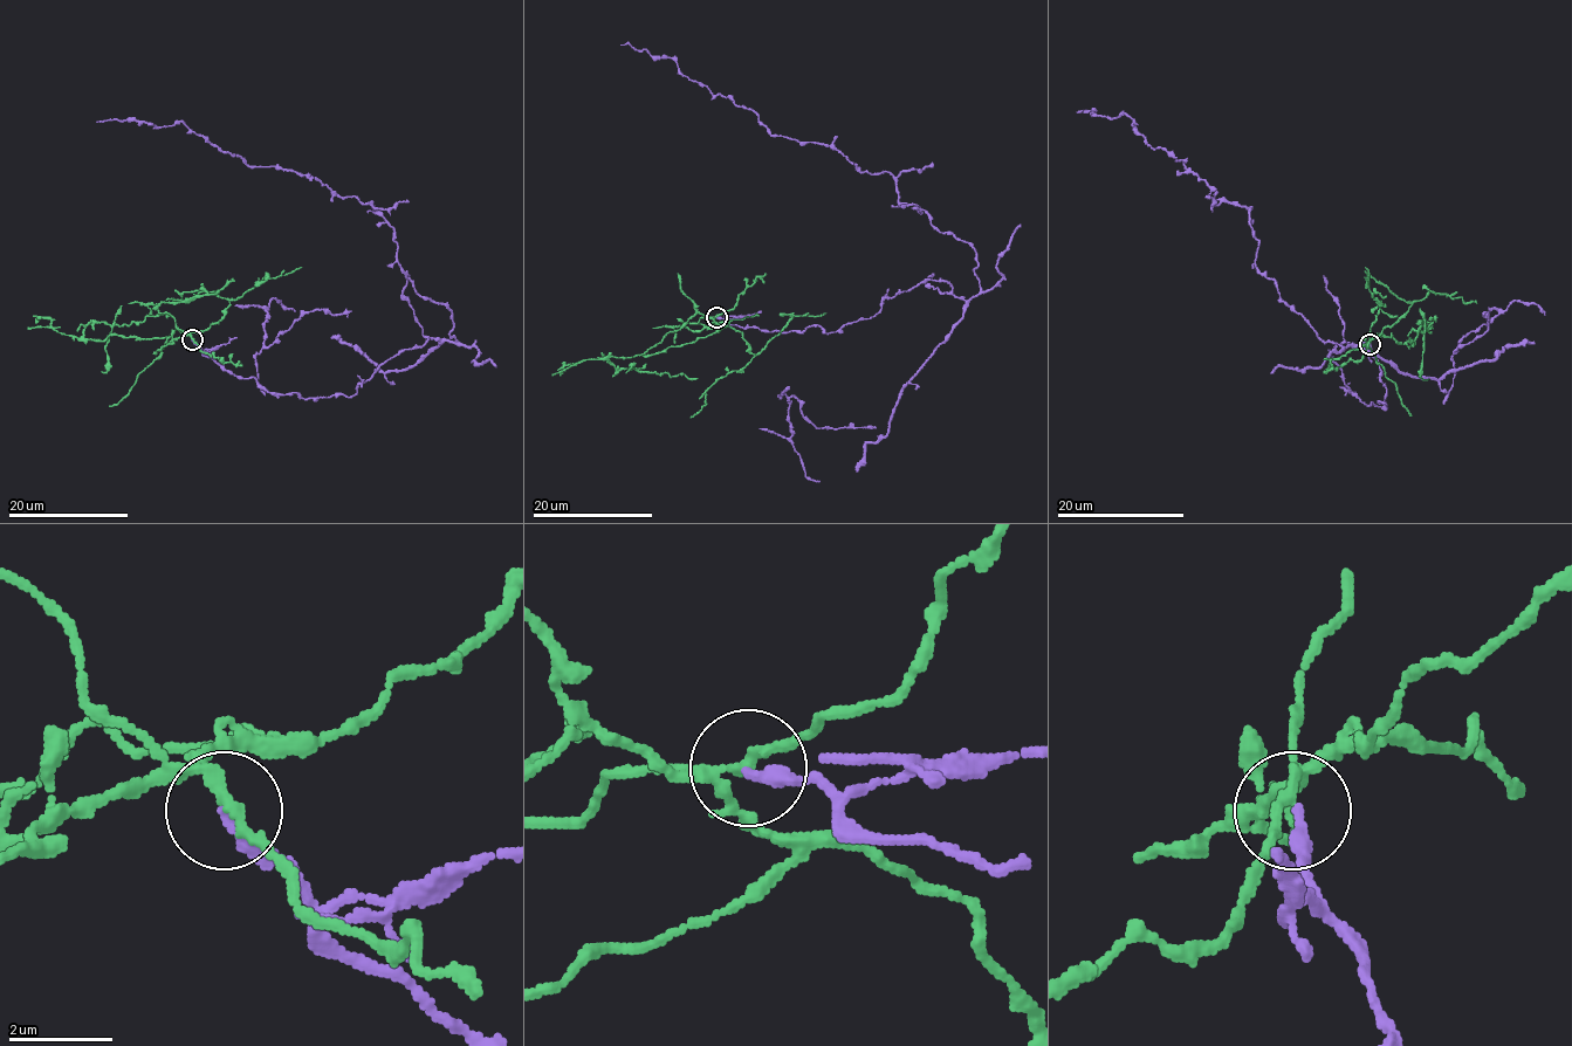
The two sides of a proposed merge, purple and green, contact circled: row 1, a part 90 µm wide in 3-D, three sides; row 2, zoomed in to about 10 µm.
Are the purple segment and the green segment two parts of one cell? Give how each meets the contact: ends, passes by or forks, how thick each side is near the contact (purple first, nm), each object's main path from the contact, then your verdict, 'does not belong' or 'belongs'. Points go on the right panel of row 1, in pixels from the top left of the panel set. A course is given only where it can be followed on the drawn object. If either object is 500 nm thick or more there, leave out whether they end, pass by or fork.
purple ends | green forks | 260/150 nm | purple via (1368, 344), (1386, 407), (1329, 358), (1351, 344), (1322, 339), (1257, 269), (1246, 207), (1125, 112), (1080, 112) | green via (1368, 344), (1391, 335), (1400, 344), (1411, 339), (1413, 345), (1422, 324), (1428, 329), (1434, 320) | does not belong

